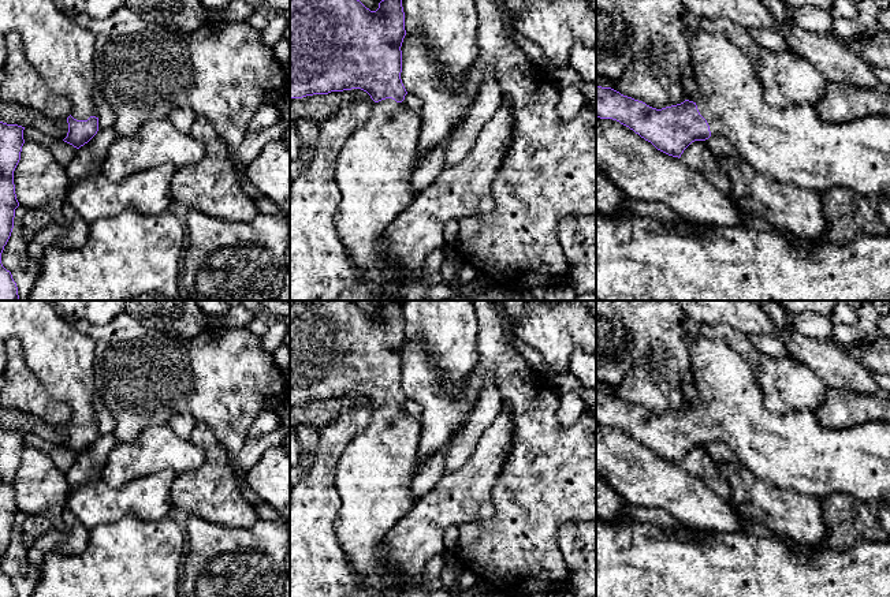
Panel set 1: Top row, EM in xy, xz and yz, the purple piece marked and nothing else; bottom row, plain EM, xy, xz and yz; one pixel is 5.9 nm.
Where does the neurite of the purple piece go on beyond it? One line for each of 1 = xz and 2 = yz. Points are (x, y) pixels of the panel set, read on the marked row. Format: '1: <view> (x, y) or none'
1: xz (373, 170)
2: yz (794, 145)

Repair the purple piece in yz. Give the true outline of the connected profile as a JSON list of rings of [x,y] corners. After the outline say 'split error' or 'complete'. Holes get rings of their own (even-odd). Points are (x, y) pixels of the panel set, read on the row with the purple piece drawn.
[[[690,30],[690,57],[693,79],[699,86],[695,101],[662,109],[623,96],[611,87],[596,86],[596,116],[612,119],[629,127],[658,150],[681,157],[695,141],[705,141],[711,135],[725,137],[757,173],[779,183],[793,183],[801,189],[824,193],[834,187],[846,187],[865,195],[890,195],[890,116],[872,115],[841,124],[824,122],[815,105],[789,105],[772,108],[764,100],[764,92],[749,57],[723,36],[703,30]]]; split error

